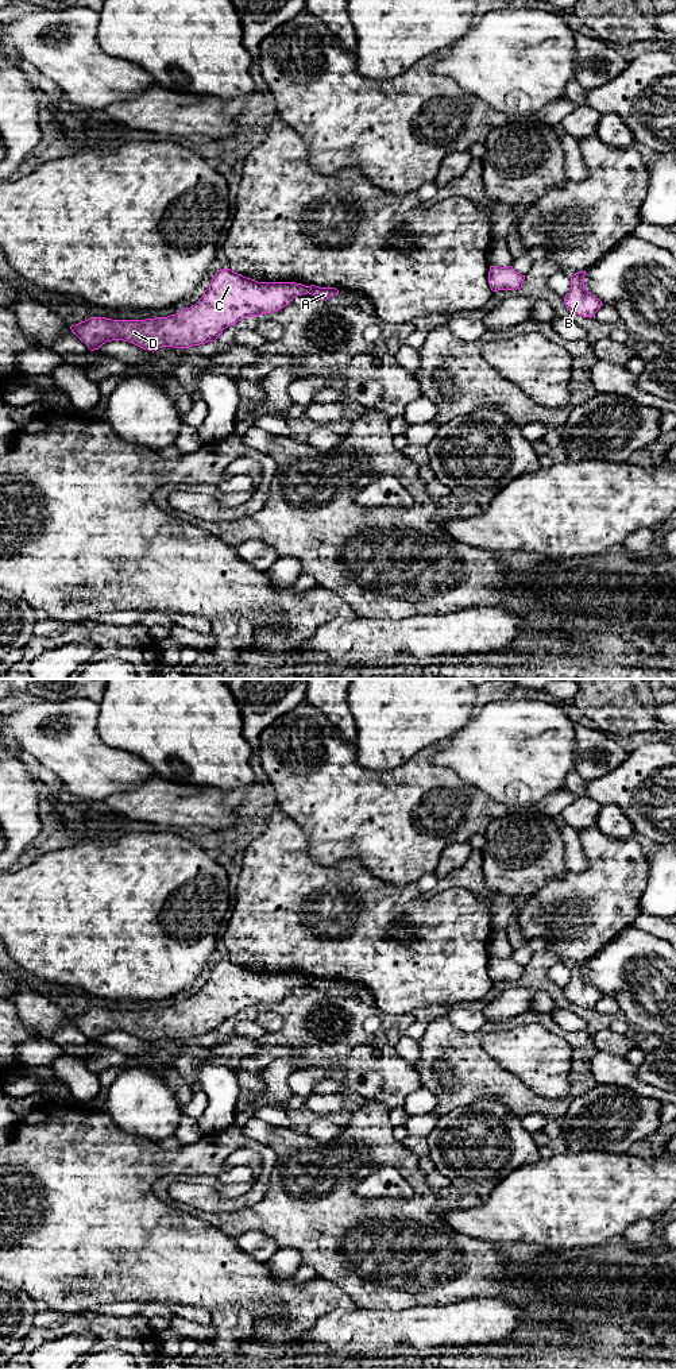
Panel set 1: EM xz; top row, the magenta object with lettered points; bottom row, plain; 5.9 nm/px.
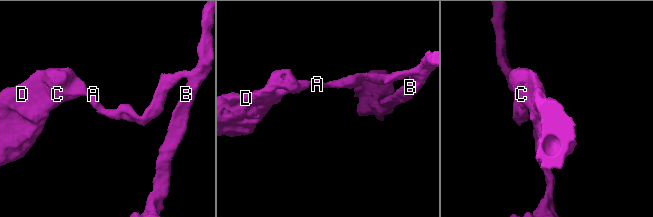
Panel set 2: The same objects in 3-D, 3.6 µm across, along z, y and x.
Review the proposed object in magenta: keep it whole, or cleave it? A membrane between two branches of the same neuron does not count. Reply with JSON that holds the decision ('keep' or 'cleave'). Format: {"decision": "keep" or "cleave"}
{"decision": "cleave"}

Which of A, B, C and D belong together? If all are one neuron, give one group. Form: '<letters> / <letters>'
A B / C D

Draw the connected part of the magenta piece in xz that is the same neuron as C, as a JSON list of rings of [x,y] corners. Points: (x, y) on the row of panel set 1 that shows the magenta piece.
[[[231,269],[219,270],[202,297],[190,308],[184,308],[167,317],[144,320],[112,320],[90,317],[70,327],[72,332],[84,341],[90,351],[98,350],[112,340],[132,343],[143,350],[157,351],[162,347],[189,348],[215,341],[225,328],[250,316],[277,312],[297,297],[308,294],[308,286],[295,282],[258,282],[243,277]]]

